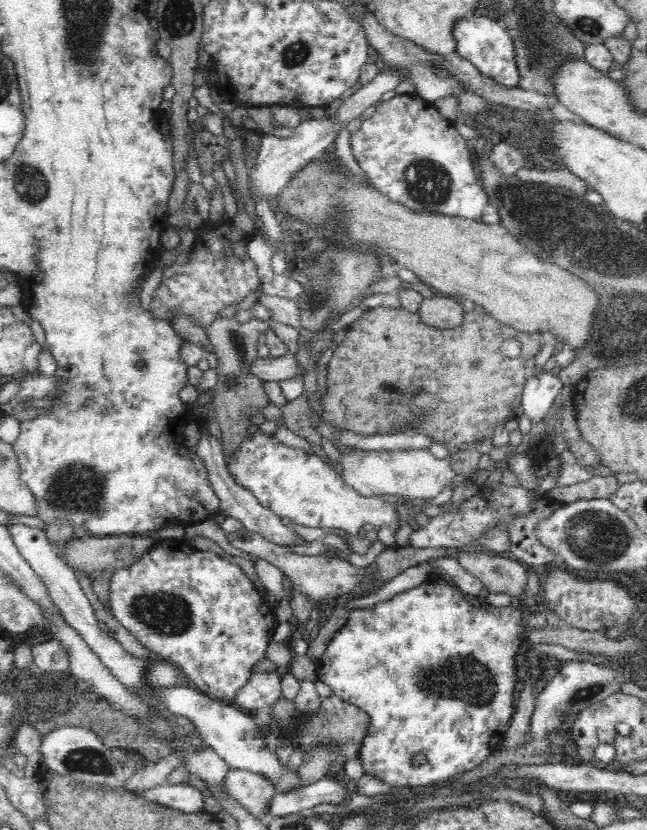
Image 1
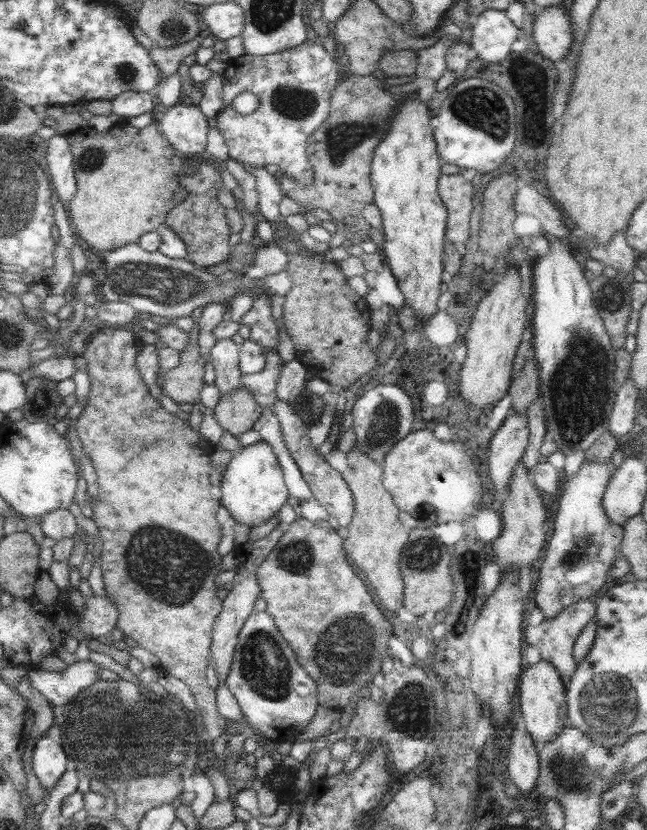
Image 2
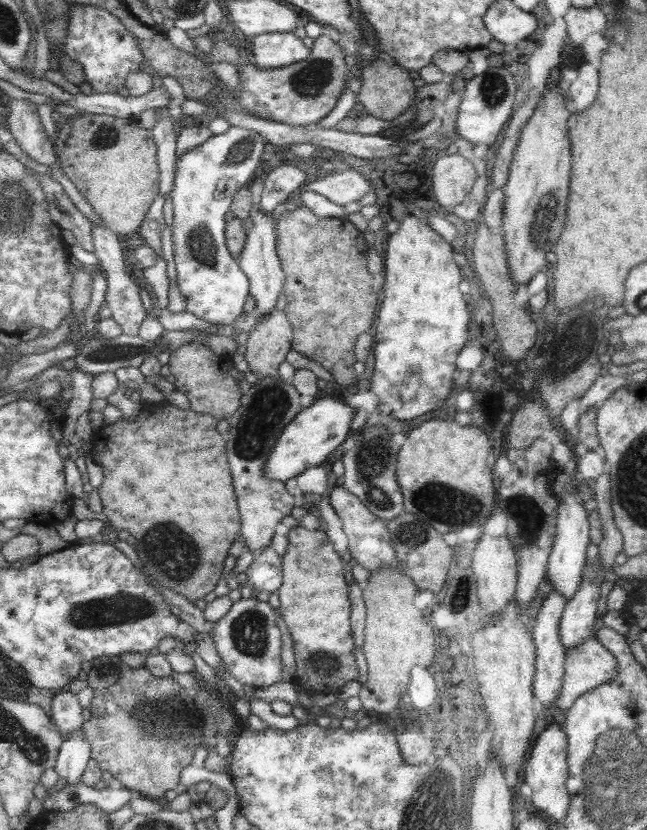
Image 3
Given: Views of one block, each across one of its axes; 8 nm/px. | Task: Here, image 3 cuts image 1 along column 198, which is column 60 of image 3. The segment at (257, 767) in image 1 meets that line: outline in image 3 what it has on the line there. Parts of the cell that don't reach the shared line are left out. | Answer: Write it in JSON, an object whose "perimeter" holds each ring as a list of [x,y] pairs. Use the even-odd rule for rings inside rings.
{"perimeter":[[[68,688],[55,693],[51,707],[51,719],[63,735],[63,739],[66,734],[81,730],[84,721],[82,718],[83,707],[78,702],[78,696],[71,693]]]}

